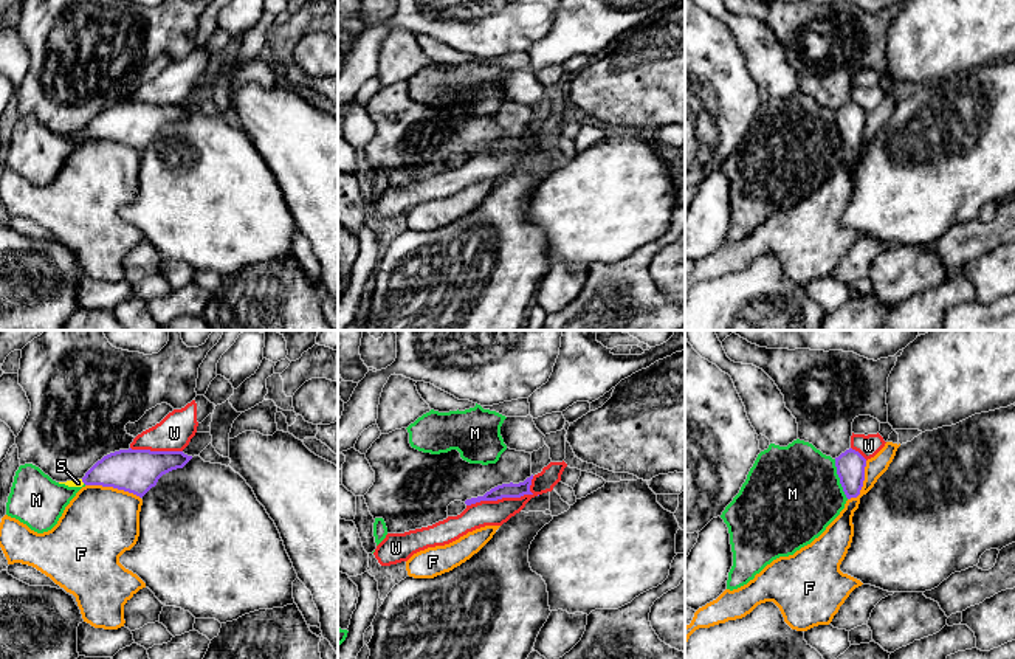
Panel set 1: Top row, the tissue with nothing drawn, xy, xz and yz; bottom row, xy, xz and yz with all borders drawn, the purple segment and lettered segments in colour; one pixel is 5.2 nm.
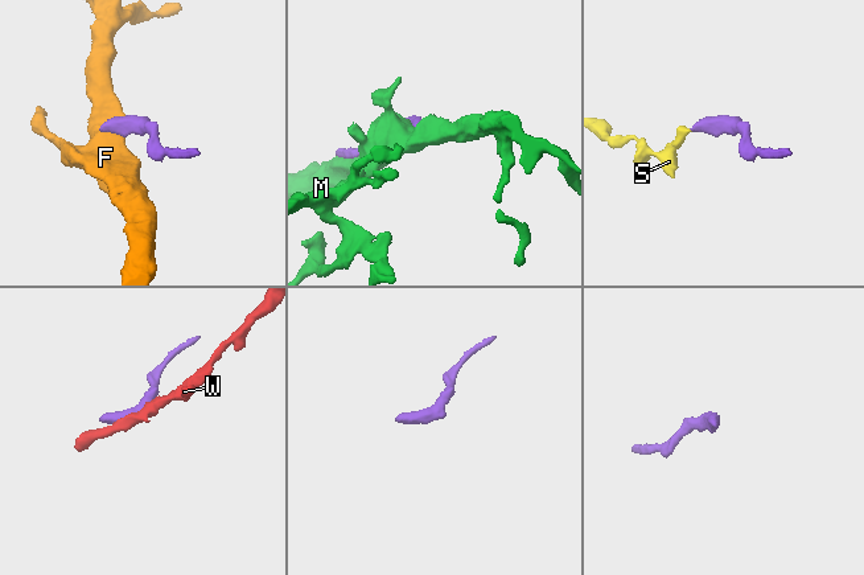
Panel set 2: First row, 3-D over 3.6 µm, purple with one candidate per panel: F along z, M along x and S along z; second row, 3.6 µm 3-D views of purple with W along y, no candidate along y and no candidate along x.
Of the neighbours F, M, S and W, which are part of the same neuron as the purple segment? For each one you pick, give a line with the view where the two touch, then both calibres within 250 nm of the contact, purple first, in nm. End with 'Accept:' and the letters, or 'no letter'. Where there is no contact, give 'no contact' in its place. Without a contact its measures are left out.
S: meets purple in xy; 220 nm thick on the purple side, 50 nm on the other
Accept: S

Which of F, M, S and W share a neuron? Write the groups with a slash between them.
F / M / S / W

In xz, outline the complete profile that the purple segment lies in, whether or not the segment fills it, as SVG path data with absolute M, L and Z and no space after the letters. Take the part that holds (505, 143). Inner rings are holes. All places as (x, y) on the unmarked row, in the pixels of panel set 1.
M533 127L519 136L510 135L510 136L497 138L491 141L490 144L487 144L483 149L466 152L465 157L471 158L480 154L497 154L502 150L521 150L524 147L533 147L530 144L532 132L533 132Z

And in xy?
M119 102L98 113L82 132L59 136L113 140L143 150L163 127L183 121L191 112L183 104Z

